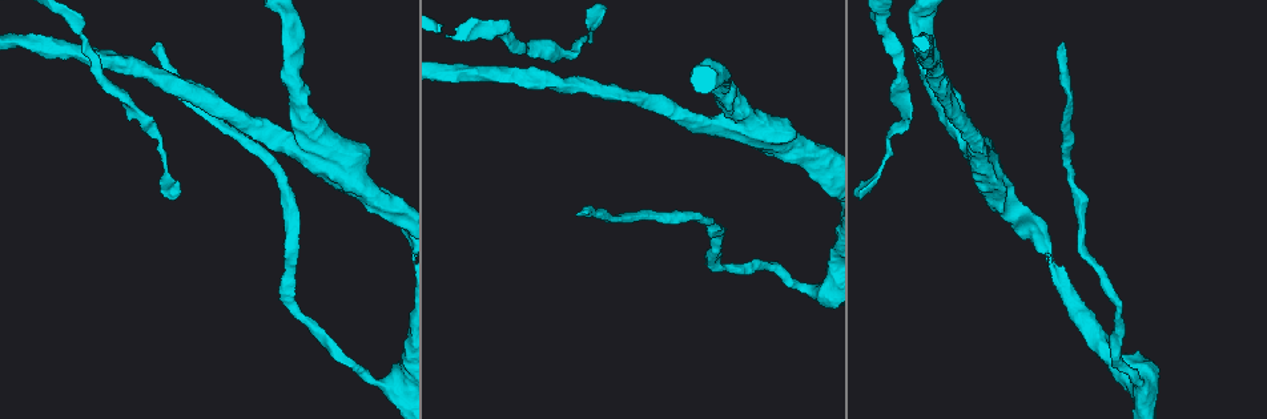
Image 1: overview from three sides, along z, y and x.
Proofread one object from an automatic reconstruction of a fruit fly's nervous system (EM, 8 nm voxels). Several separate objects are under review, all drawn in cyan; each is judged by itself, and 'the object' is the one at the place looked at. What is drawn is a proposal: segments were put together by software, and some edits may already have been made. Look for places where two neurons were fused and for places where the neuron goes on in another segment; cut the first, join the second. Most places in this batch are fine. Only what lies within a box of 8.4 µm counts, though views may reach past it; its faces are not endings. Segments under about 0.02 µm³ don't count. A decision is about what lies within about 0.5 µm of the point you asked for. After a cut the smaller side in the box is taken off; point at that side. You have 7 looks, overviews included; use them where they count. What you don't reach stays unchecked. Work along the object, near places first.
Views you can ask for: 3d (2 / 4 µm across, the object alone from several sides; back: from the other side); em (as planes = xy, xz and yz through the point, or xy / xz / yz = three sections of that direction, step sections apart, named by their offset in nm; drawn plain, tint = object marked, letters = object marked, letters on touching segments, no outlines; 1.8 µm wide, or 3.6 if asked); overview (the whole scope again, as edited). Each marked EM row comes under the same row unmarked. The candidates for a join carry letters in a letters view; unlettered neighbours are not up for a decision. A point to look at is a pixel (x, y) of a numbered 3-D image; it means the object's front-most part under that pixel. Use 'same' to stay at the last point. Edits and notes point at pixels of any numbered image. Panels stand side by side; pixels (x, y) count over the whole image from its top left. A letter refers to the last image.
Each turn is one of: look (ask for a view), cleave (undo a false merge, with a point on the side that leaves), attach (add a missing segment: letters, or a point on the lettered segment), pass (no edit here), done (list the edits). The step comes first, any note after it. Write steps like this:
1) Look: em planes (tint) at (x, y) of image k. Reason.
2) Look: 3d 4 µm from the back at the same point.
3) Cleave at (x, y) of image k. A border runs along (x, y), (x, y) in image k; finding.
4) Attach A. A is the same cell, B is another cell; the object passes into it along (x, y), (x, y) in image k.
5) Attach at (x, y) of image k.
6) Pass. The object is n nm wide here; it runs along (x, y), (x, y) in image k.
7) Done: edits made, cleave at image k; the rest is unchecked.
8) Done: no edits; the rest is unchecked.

Look: em xz step 16 (tint) at (156, 44) of image 1. Long arm stops here.

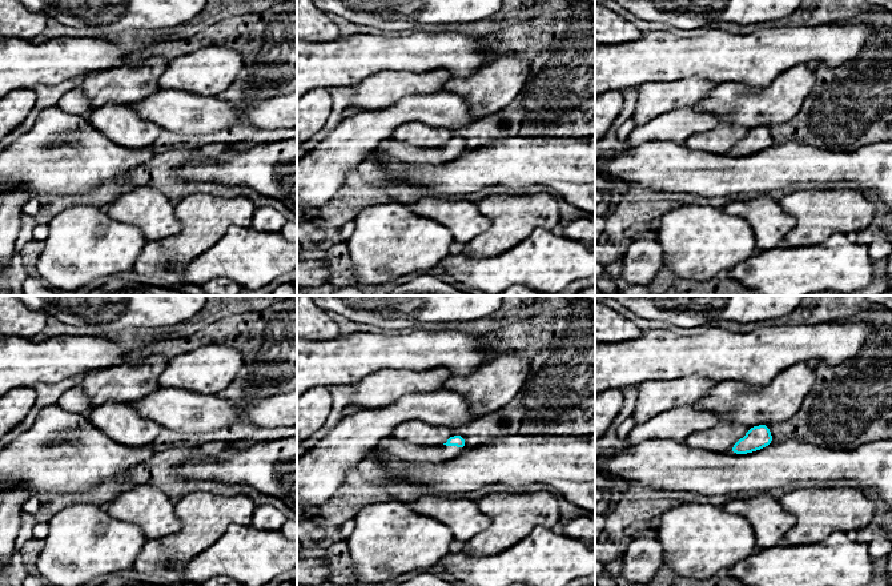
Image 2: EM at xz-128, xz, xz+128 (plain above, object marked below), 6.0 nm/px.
Look: em yz step 16 (tint) at the same point. Another direction.

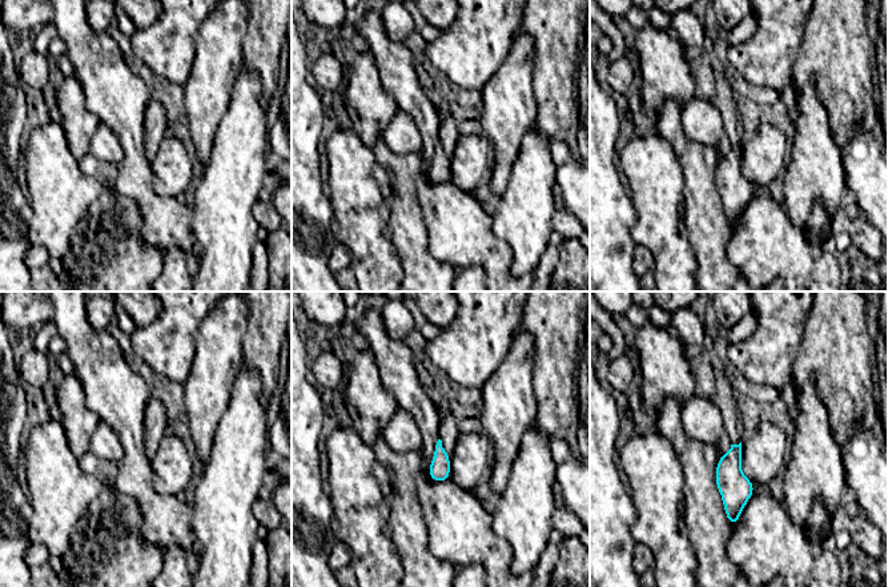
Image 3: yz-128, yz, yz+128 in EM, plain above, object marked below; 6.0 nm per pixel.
Look: em yz step 16 (letters) at the same point. See the neighbours.

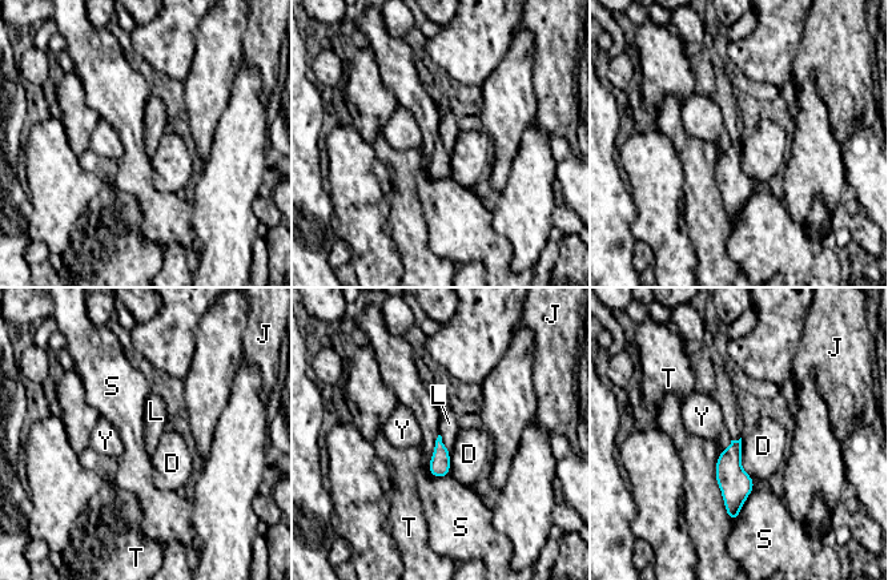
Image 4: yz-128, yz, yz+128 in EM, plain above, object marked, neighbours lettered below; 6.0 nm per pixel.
Attach L. The object is 100 nm wide here; L is the same cell, D, J, S, T and Y are other cells; the object passes into it along (440, 463), (442, 443), (449, 427) in image 4; the neuron continues.

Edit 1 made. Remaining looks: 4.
Look: em 3.6 µm yz step 8 (letters) at (979, 154) of image 1.

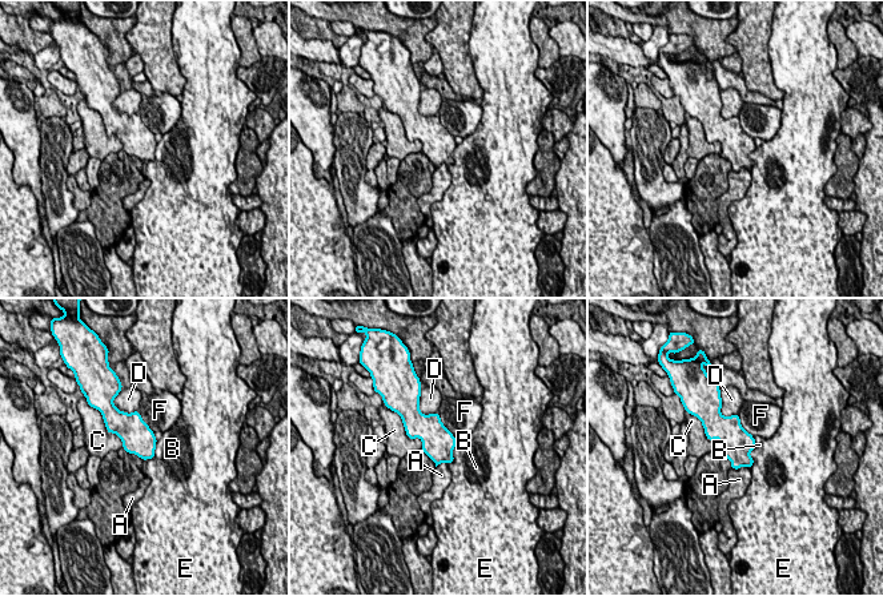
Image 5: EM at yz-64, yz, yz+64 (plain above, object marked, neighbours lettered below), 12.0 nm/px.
Look: em 3.6 µm planes (letters) at the same point.

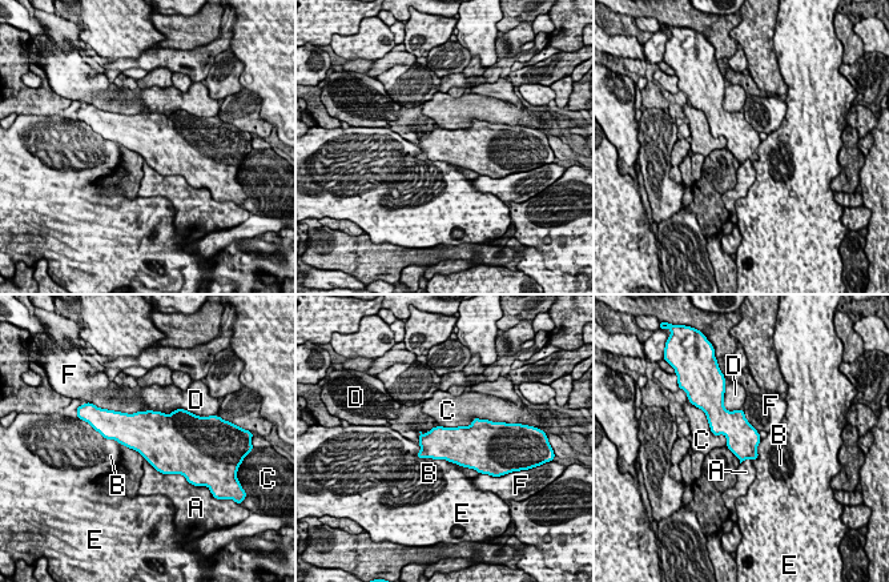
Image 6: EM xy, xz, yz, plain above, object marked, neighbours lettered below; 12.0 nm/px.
Pass. A, B, C, D, E and F are other cells; a border runs along (145, 460), (161, 473), (181, 474) in image 6; all the same neuron.

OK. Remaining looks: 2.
Done: edits made, attach at image 4; the rest is unchecked.

